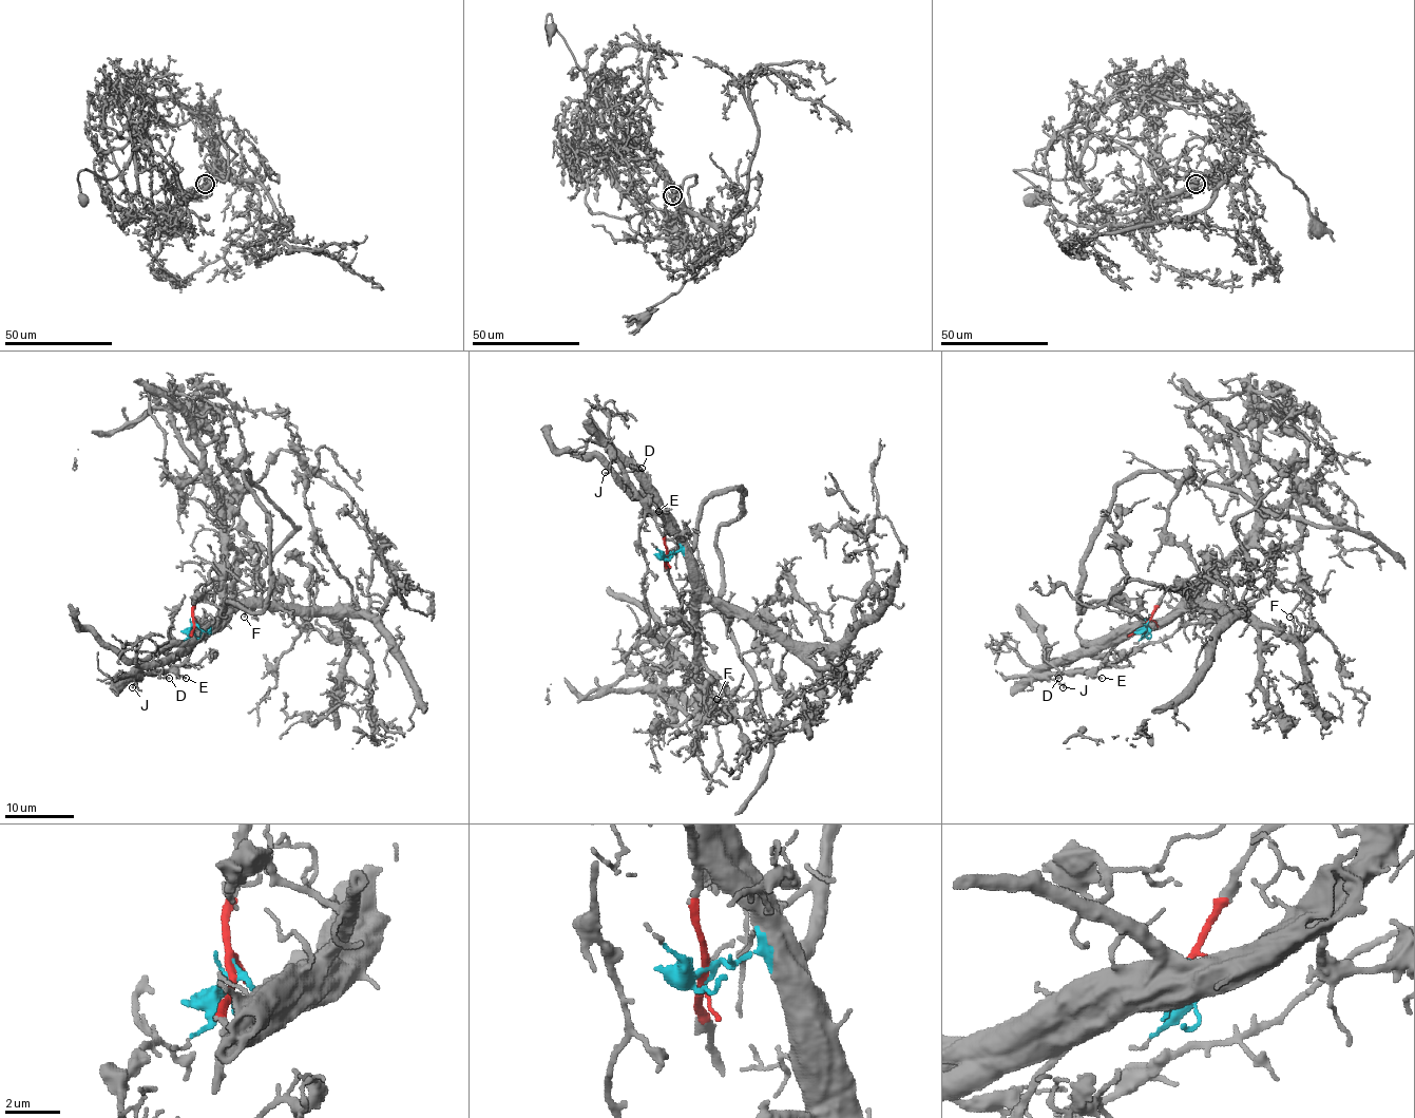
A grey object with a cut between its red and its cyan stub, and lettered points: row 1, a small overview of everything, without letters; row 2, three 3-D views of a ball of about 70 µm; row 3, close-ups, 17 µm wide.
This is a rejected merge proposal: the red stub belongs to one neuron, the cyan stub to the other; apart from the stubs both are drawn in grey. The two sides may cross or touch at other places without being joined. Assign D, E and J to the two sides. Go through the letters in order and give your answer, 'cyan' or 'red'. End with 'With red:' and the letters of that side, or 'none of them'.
D: red
E: red
J: red
With red: D, E, J

